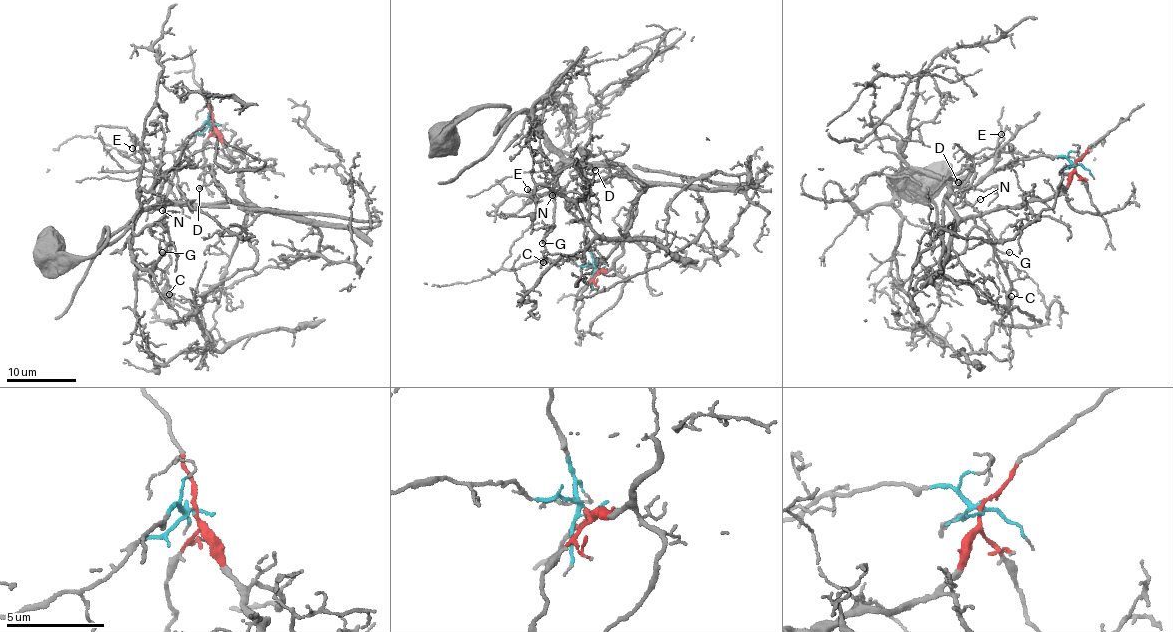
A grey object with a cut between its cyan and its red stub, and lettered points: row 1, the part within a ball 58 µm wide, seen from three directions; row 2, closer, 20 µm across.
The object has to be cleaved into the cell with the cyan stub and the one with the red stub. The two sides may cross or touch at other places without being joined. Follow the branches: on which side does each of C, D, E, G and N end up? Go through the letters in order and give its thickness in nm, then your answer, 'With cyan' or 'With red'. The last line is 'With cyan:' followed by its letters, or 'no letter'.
C: Thickness 100 nm. With cyan
D: Thickness 140 nm. With red
E: Thickness 100 nm. With cyan
G: Thickness 110 nm. With cyan
N: Thickness 120 nm. With cyan
With cyan: C, E, G, N

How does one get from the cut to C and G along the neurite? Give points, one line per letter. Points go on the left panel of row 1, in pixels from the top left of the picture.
C: (213, 124), (205, 121), (175, 164), (162, 222), (170, 242), (165, 270), (173, 297), (170, 303), (168, 294)
G: (213, 124), (205, 121), (175, 164), (162, 222), (166, 225), (170, 250), (163, 253)

